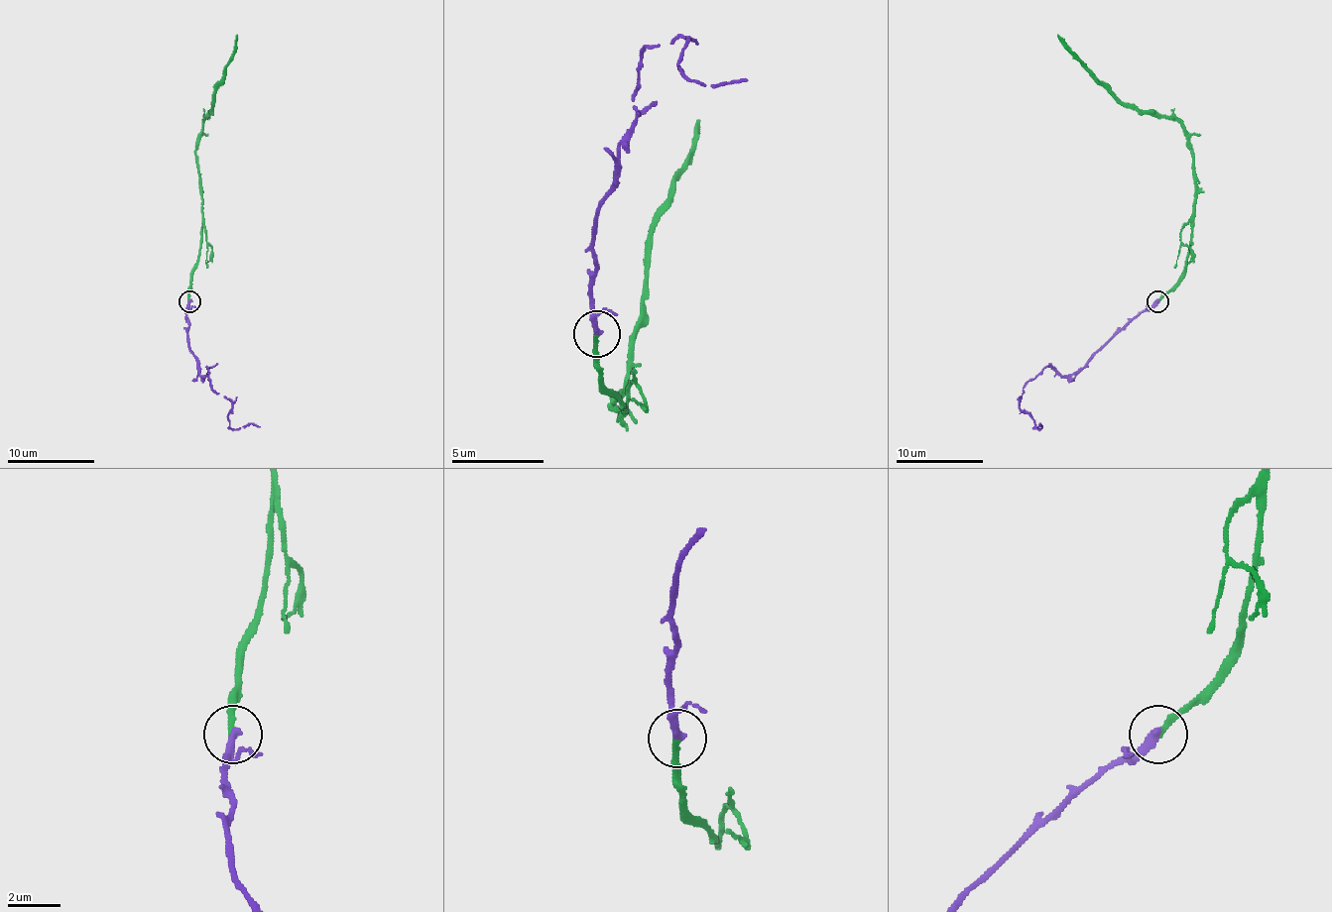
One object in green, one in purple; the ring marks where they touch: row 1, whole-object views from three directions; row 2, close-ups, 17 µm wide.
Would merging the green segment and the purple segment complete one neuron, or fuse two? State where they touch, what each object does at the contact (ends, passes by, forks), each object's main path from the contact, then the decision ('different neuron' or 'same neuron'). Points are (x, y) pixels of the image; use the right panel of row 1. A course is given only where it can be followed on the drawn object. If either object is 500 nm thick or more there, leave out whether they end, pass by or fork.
at (1157, 301); green ends there; purple ends there; green runs (1157, 301), (1179, 278), (1190, 245), (1194, 177), (1188, 134), (1177, 121), (1127, 108), (1057, 34); purple runs (1157, 301), (1129, 319), (1081, 369), (1061, 376), (1043, 367), (1025, 387), (1020, 408), (1039, 426); same neuron

